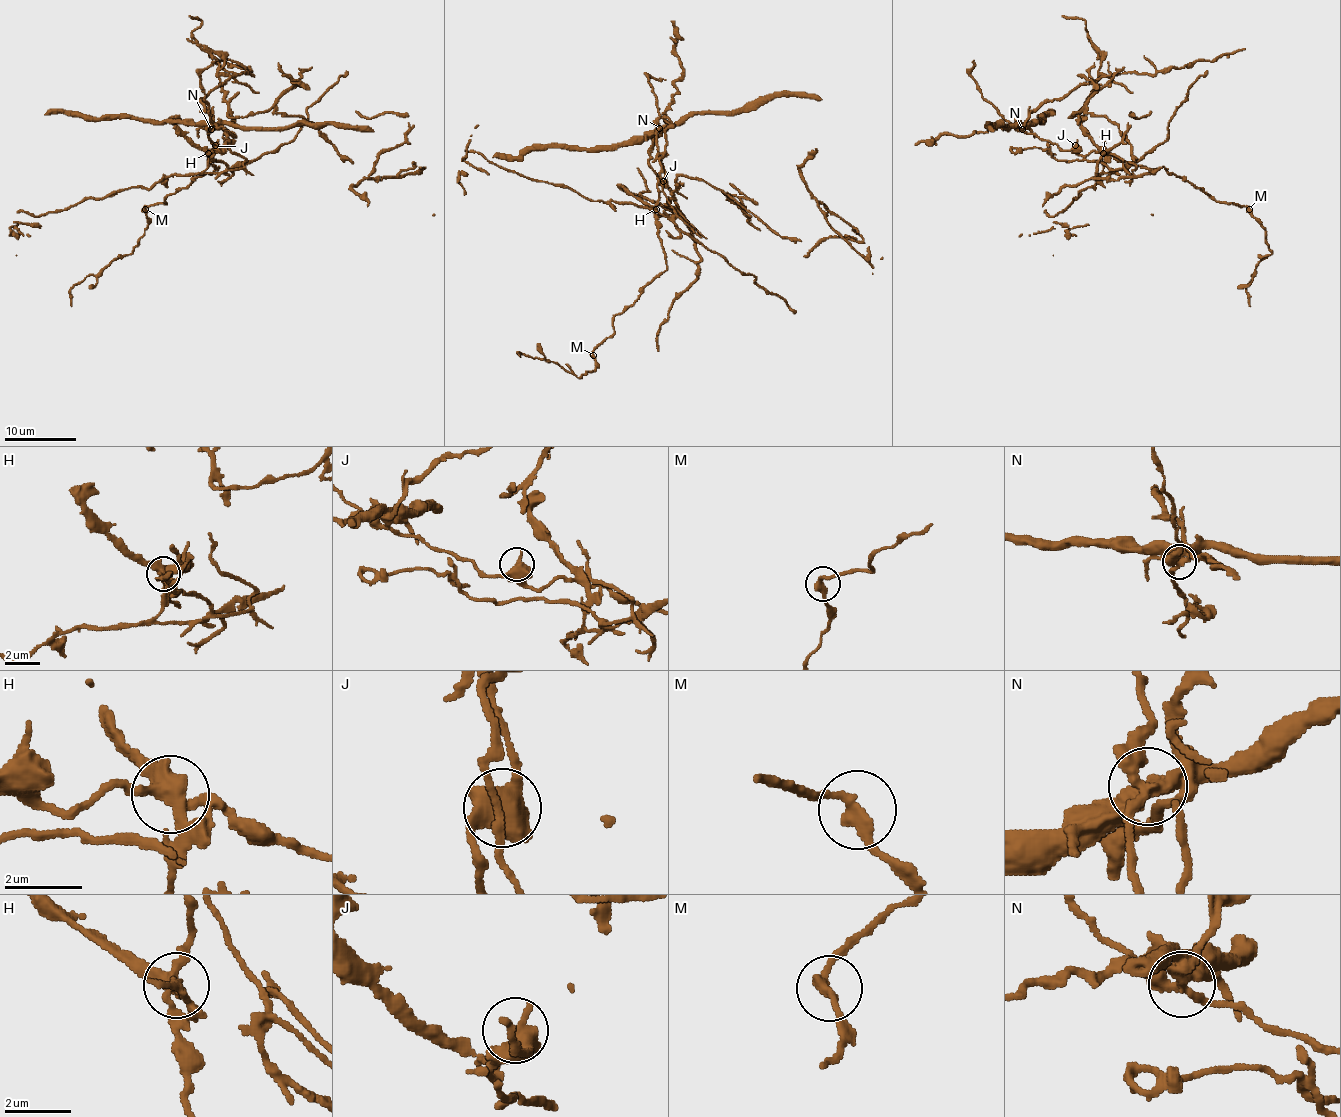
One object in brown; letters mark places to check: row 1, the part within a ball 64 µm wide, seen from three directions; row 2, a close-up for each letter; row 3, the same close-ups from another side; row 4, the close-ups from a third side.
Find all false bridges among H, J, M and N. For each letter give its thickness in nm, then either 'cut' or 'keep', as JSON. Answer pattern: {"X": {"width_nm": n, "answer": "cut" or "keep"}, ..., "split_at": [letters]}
{"H": {"width_nm": 360, "answer": "cut"}, "J": {"width_nm": 440, "answer": "keep"}, "M": {"width_nm": 320, "answer": "keep"}, "N": {"width_nm": 440, "answer": "cut"}, "split_at": ["H", "N"]}

